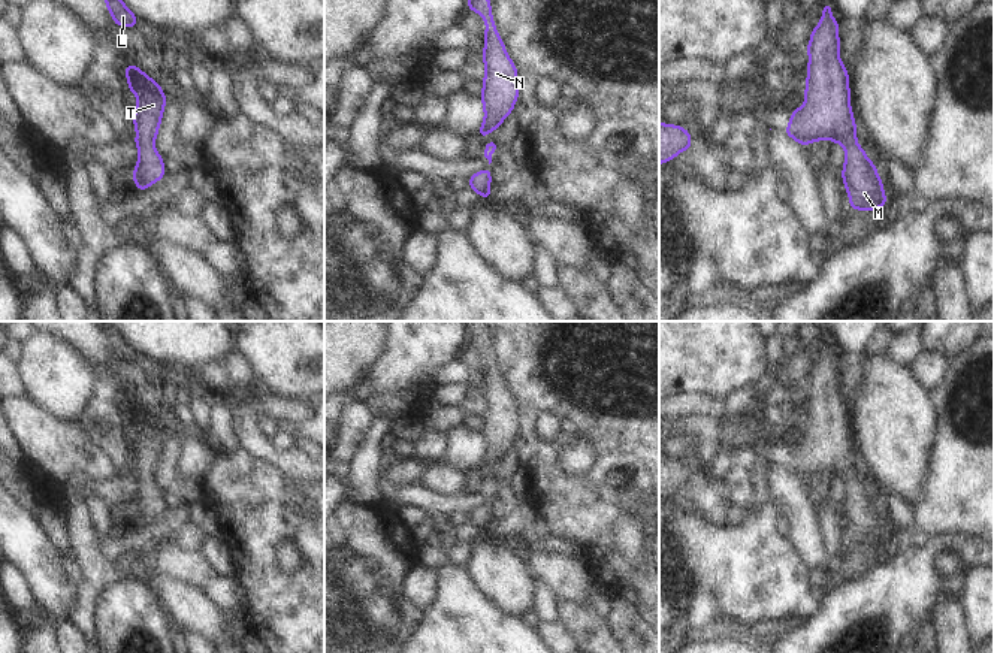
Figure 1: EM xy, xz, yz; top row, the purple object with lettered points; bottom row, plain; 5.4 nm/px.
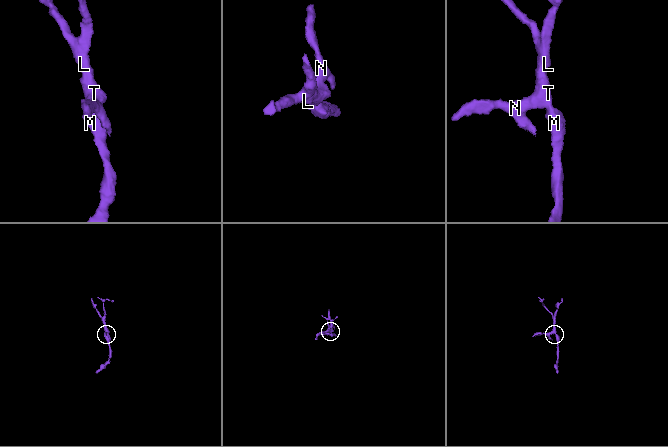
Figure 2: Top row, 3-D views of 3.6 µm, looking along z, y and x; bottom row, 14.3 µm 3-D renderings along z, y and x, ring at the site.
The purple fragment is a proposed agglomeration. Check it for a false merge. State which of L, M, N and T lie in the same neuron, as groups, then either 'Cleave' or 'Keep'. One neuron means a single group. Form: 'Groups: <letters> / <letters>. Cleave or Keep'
Groups: L M N T. Keep

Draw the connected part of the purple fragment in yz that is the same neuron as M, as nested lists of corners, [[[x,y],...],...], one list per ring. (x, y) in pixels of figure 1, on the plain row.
[[[830,336],[822,341],[822,354],[812,363],[807,380],[806,438],[791,448],[783,466],[803,481],[824,474],[843,480],[846,486],[842,513],[851,544],[876,545],[889,533],[883,529],[874,496],[870,496],[865,484],[856,478],[856,459],[849,438],[851,409],[839,390],[840,356],[831,351],[831,342]]]

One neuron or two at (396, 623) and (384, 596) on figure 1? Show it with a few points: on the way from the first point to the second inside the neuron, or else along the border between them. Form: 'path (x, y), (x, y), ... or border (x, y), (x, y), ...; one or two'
path (390, 617), (384, 611), (384, 602); one

